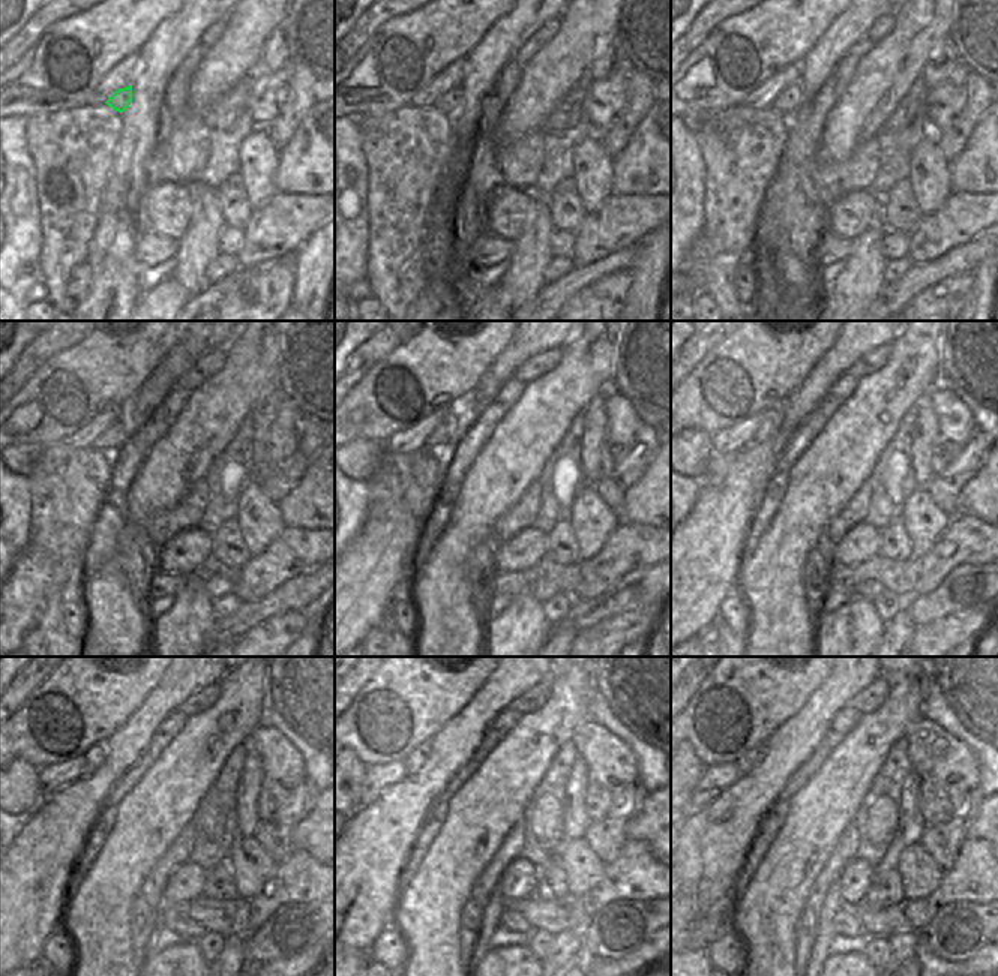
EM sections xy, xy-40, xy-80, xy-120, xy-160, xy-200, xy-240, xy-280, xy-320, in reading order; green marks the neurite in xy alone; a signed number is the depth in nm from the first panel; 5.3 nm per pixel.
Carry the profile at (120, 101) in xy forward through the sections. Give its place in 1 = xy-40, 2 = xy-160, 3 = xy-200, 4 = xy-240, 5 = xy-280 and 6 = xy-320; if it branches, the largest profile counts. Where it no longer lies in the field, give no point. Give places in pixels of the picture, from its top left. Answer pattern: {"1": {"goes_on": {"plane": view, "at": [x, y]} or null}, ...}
{"1": {"goes_on": {"plane": "xy-40", "at": [450, 102]}}, "2": {"goes_on": {"plane": "xy-160", "at": [450, 429]}}, "3": {"goes_on": {"plane": "xy-200", "at": [769, 419]}}, "4": {"goes_on": {"plane": "xy-240", "at": [95, 756]}}, "5": {"goes_on": {"plane": "xy-280", "at": [414, 760]}}, "6": {"goes_on": {"plane": "xy-320", "at": [749, 760]}}}

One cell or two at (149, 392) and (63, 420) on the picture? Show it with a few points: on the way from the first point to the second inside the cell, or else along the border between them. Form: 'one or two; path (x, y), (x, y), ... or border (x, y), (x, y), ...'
two; border (155, 368), (126, 407)

